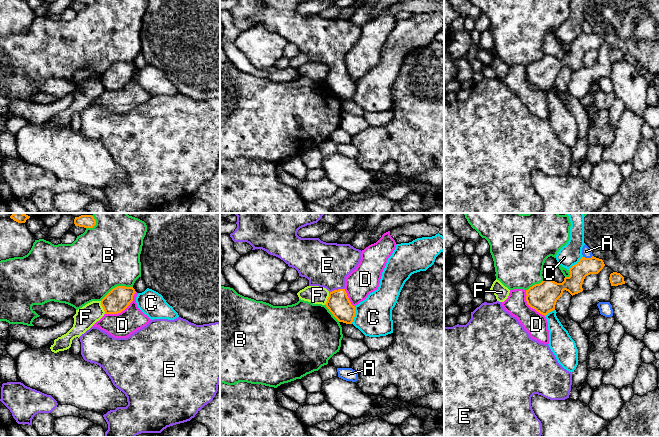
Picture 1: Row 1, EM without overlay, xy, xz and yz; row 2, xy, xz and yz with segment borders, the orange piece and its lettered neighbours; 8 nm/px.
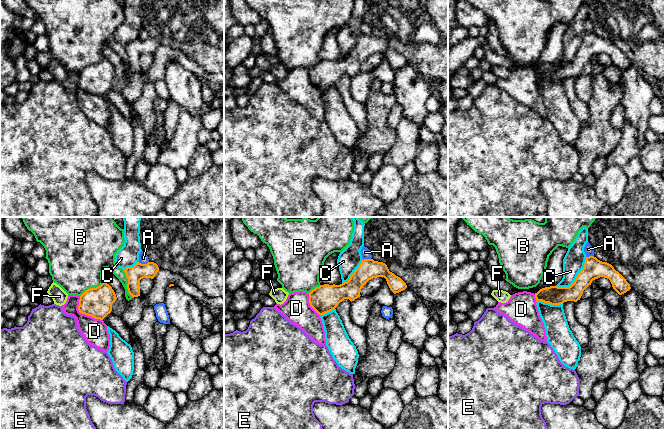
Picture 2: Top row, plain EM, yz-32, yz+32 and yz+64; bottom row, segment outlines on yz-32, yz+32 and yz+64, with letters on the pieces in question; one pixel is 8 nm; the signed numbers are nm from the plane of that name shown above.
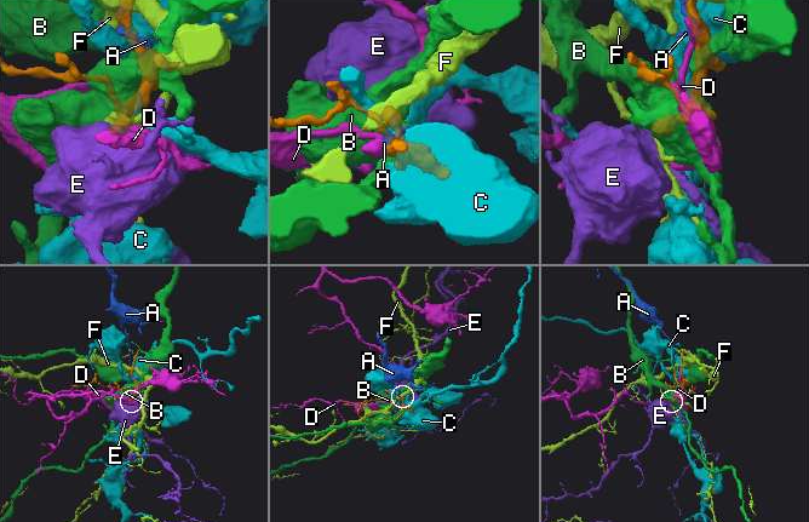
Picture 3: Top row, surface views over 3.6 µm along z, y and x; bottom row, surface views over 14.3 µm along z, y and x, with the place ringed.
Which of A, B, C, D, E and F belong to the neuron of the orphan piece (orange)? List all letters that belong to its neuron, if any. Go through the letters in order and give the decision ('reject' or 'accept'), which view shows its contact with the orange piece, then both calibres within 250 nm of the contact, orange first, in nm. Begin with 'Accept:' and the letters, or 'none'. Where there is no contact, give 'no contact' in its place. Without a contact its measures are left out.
Accept: E
A: reject | yz | 140/80 nm
B: reject | xy | 190/500 nm
C: reject | xz | 190/300 nm
D: reject | xy | 190/200 nm
E: accept | xz | 190/360 nm
F: reject | xy | 190/170 nm

